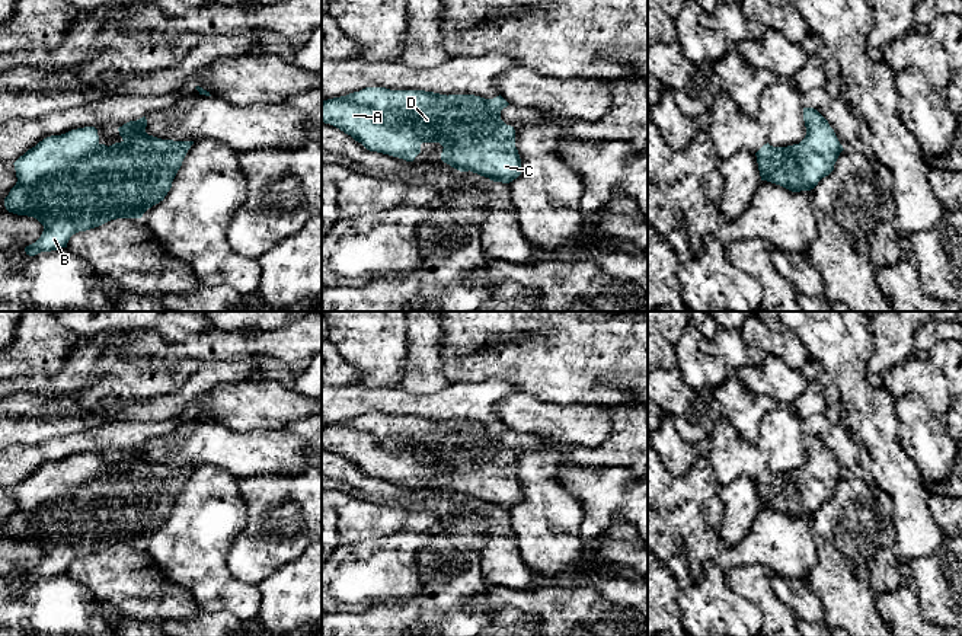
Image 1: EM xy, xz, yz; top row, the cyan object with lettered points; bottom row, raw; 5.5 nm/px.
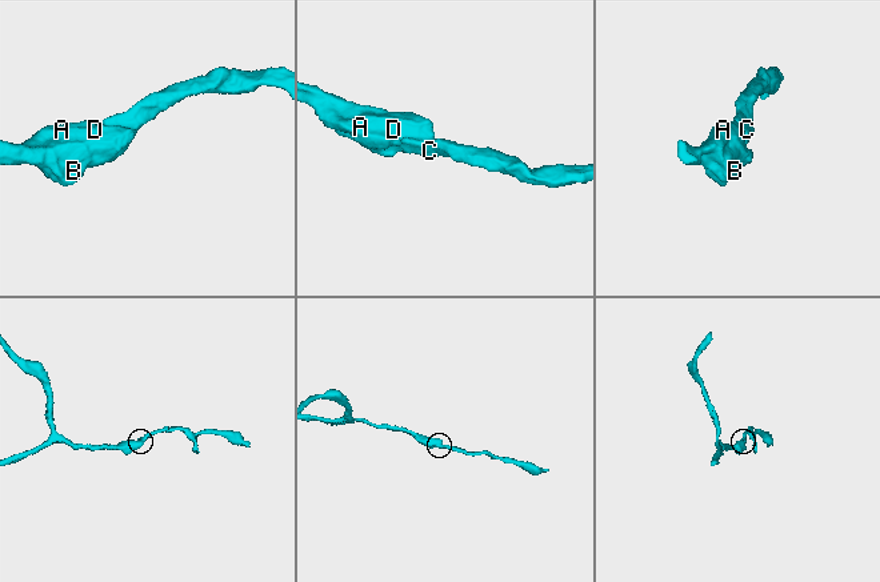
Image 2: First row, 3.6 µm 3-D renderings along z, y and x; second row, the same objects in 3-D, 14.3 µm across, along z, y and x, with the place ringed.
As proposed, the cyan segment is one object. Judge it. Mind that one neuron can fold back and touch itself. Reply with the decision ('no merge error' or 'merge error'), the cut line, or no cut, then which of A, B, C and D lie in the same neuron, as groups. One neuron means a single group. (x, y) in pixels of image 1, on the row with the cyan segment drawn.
no merge error | no cut | A B C D

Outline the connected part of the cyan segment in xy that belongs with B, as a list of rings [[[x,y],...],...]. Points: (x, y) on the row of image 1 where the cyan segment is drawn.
[[[146,116],[124,124],[118,128],[122,141],[109,147],[99,143],[95,127],[71,130],[44,138],[13,163],[17,182],[4,198],[4,207],[9,212],[33,217],[44,226],[41,237],[25,247],[26,255],[35,256],[41,252],[67,247],[73,234],[99,227],[111,220],[141,218],[148,208],[164,199],[194,141],[162,140],[148,135],[146,127]]]

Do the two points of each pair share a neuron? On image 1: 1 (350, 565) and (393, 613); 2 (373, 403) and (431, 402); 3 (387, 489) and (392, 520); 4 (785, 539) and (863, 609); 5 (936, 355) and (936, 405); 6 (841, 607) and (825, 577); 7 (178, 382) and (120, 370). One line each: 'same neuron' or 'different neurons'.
1: different neurons
2: same neuron
3: different neurons
4: different neurons
5: different neurons
6: same neuron
7: same neuron

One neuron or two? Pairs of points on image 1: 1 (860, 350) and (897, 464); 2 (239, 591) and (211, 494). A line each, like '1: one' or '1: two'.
1: one
2: one

